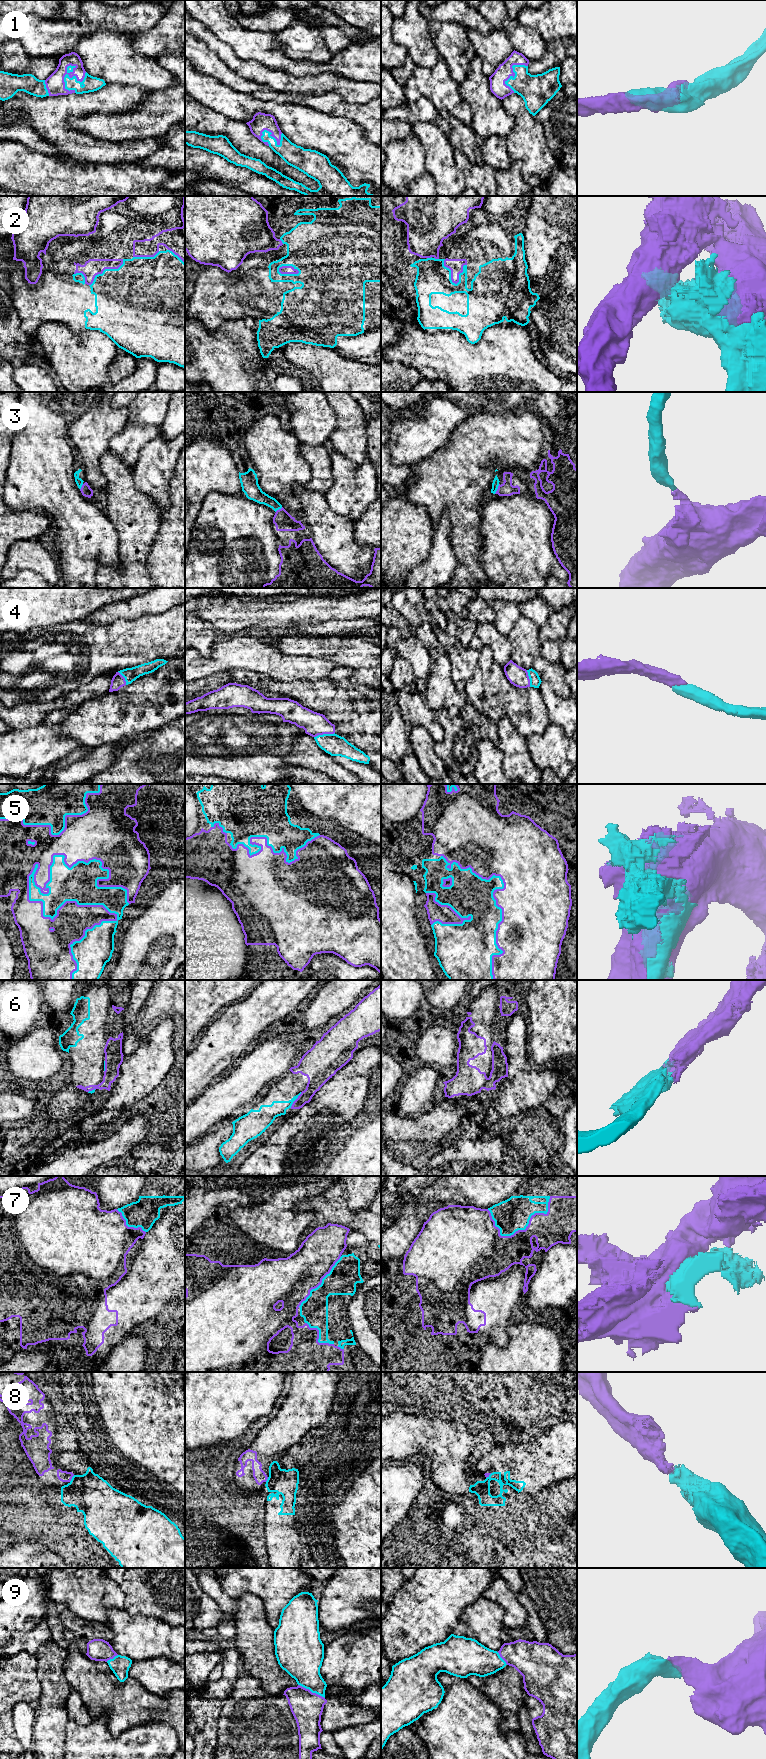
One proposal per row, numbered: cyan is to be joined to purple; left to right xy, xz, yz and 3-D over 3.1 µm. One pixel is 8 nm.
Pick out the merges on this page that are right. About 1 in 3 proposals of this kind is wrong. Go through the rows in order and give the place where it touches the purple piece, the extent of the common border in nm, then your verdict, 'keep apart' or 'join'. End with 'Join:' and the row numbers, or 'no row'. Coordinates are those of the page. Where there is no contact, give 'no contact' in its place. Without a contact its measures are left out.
1: xy (63, 81) | 240 nm | join
2: yz (451, 272) | 220 nm | keep apart
3: yz (497, 489) | 90 nm | join
4: xz (324, 733) | 170 nm | join
5: xy (64, 903) | 1000 nm | join
6: xz (295, 1100) | 160 nm | join
7: yz (521, 1230) | 500 nm | keep apart
8: xy (71, 1478) | 70 nm | keep apart
9: xz (310, 1691) | 240 nm | join
Join: 1, 3, 4, 5, 6, 9

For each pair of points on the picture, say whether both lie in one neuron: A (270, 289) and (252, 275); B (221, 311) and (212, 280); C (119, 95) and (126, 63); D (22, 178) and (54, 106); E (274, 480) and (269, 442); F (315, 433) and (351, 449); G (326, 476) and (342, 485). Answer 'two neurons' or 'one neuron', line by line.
A: two neurons
B: one neuron
C: two neurons
D: two neurons
E: one neuron
F: two neurons
G: two neurons

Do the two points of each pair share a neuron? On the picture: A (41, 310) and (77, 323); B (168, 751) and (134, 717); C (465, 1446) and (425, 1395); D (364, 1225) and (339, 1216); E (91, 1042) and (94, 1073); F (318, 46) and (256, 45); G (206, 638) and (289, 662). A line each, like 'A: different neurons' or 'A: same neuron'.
A: same neuron
B: different neurons
C: different neurons
D: same neuron
E: same neuron
F: different neurons
G: different neurons

